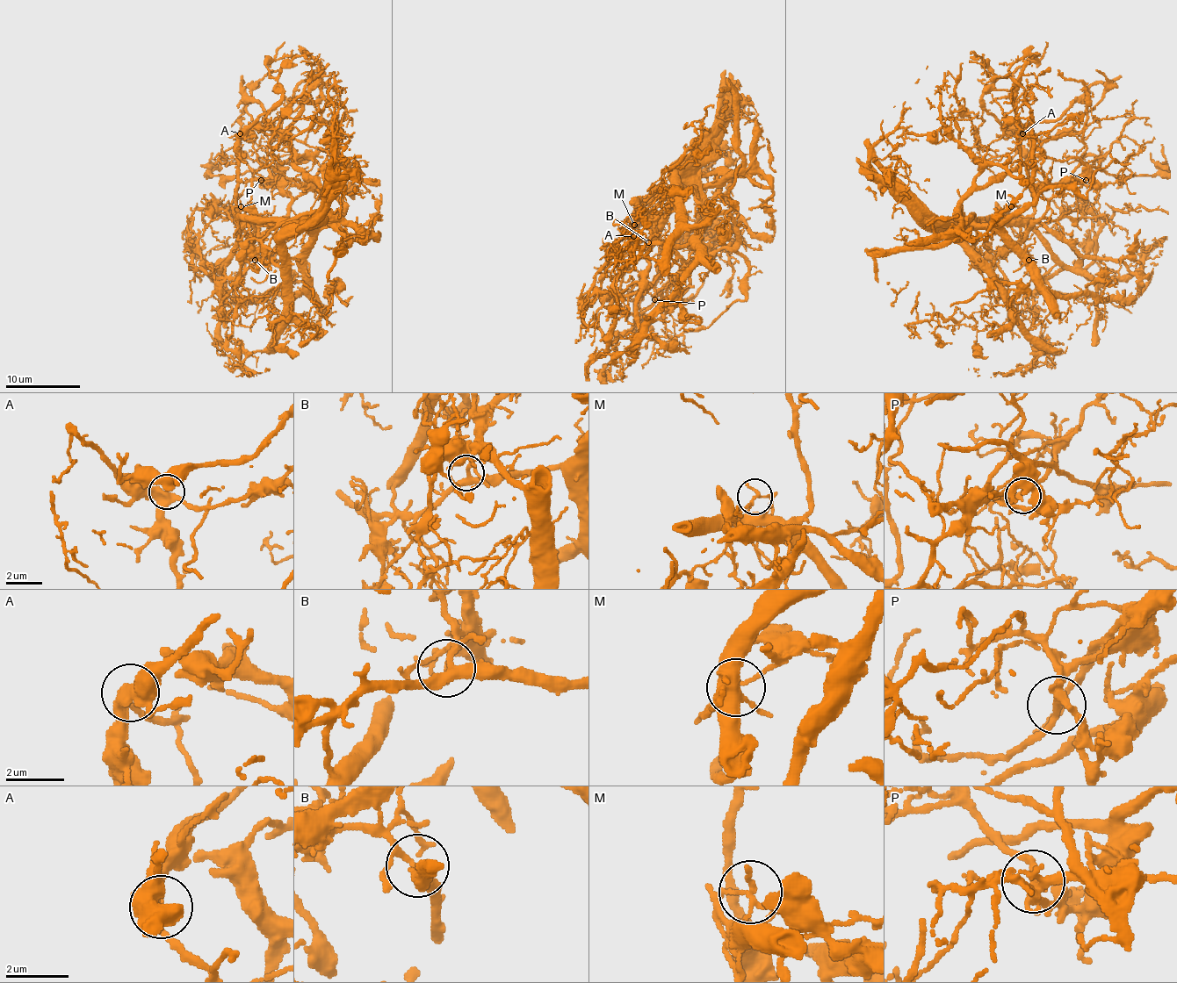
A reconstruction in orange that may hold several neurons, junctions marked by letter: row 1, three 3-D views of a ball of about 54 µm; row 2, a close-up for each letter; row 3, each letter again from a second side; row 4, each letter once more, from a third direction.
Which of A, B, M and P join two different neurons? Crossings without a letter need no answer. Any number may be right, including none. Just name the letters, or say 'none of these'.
M

